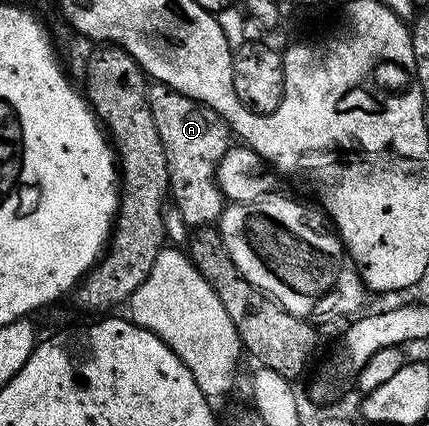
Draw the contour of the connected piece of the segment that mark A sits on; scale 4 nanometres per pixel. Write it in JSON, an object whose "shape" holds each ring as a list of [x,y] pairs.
{"shape":[[[150,83],[147,88],[151,118],[155,118],[155,130],[159,130],[159,138],[163,142],[163,150],[167,158],[169,171],[168,195],[175,203],[175,211],[185,219],[186,225],[205,226],[216,221],[221,215],[223,195],[217,185],[217,167],[220,160],[231,147],[231,133],[225,124],[225,119],[207,105],[200,104],[195,98],[187,94],[179,94],[179,90],[169,88],[166,84]]]}

